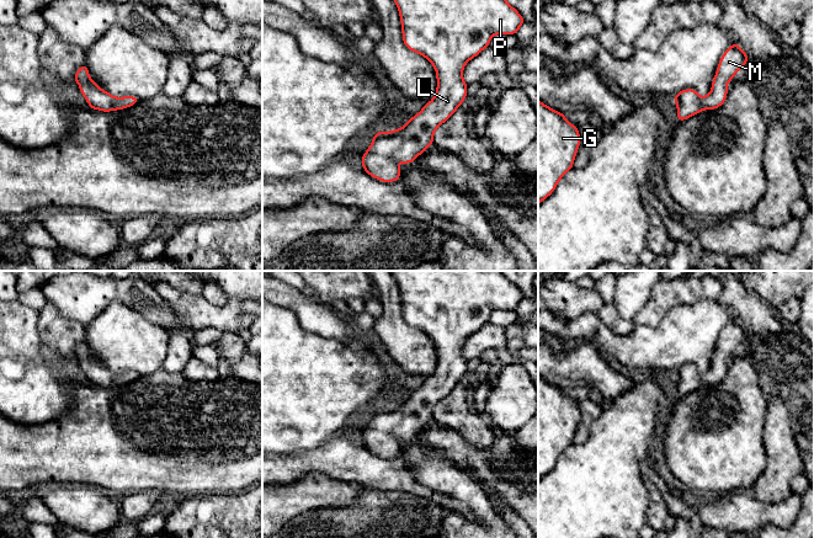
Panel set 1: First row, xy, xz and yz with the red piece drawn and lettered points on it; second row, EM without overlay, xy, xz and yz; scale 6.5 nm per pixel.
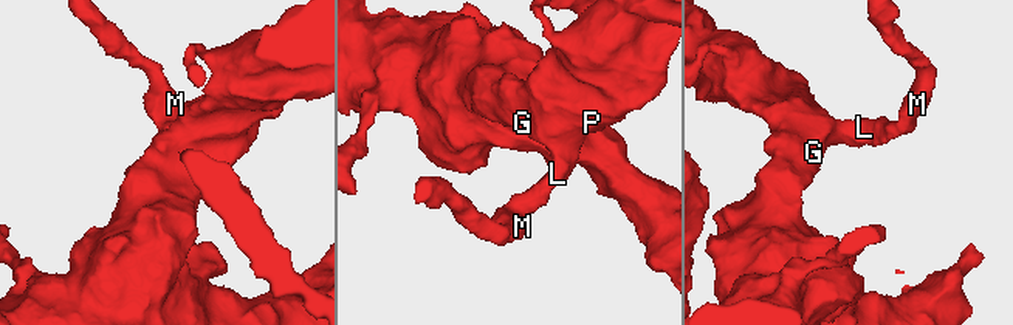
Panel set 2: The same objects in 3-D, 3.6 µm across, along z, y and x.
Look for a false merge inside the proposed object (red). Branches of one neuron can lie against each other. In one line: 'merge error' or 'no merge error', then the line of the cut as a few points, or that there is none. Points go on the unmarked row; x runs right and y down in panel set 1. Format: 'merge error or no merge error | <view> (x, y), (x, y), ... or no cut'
no merge error | no cut

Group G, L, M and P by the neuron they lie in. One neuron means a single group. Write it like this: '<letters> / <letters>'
G L M P

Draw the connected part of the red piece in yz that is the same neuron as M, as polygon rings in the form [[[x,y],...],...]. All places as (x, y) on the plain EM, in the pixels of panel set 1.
[[[733,319],[722,331],[715,351],[713,353],[711,368],[701,373],[697,366],[686,364],[674,372],[677,382],[677,396],[682,398],[703,385],[715,385],[720,383],[727,374],[727,361],[734,356],[735,348],[748,339],[748,330]]]

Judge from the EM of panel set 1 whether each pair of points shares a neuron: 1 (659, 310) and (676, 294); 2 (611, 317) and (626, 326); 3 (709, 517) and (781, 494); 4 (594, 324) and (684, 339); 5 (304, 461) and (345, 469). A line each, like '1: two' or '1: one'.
1: one
2: one
3: two
4: one
5: one

